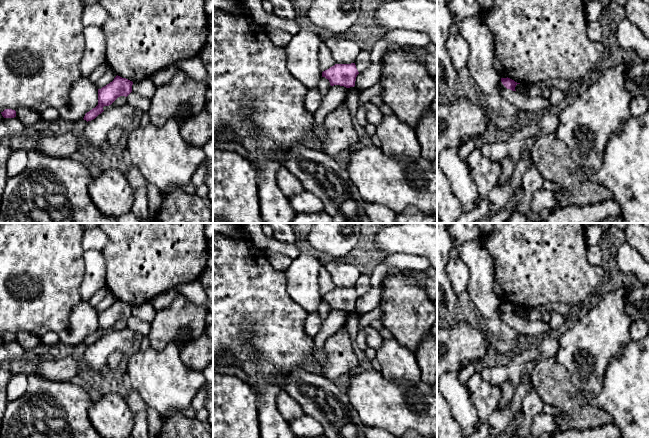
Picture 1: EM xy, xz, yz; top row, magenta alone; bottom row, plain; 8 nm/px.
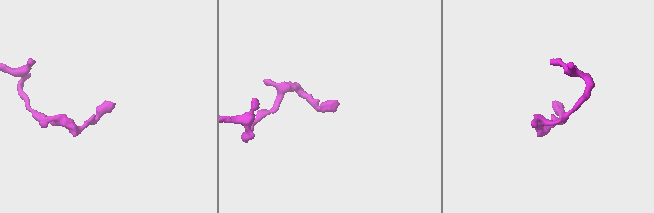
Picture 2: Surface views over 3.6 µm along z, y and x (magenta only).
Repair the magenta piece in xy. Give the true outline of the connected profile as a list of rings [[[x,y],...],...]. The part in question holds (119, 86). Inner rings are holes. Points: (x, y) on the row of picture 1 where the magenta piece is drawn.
[[[117,75],[112,82],[98,89],[98,105],[87,112],[83,119],[91,121],[104,111],[104,106],[111,105],[120,96],[127,97],[132,92],[132,85],[132,81]]]

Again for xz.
[[[355,63],[335,64],[322,72],[322,77],[329,80],[330,85],[340,85],[346,88],[354,87],[356,77],[359,74]]]

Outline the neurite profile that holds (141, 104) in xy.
[[[131,92],[127,96],[127,103],[132,106],[138,113],[148,111],[151,99],[143,97],[136,92]]]

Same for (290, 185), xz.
[[[285,167],[278,170],[276,178],[279,188],[288,198],[306,192],[300,180]]]

